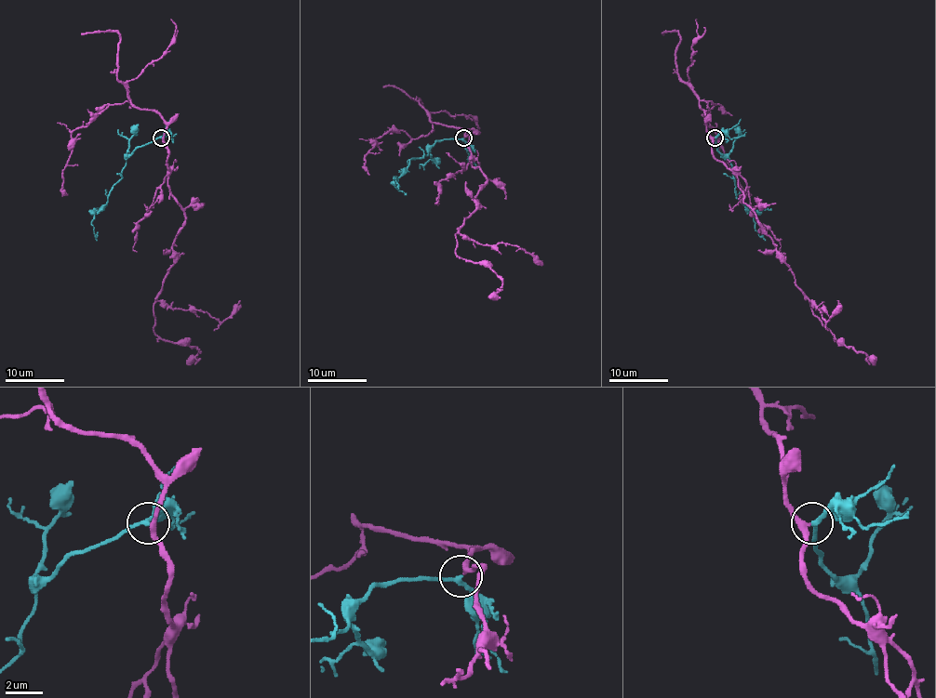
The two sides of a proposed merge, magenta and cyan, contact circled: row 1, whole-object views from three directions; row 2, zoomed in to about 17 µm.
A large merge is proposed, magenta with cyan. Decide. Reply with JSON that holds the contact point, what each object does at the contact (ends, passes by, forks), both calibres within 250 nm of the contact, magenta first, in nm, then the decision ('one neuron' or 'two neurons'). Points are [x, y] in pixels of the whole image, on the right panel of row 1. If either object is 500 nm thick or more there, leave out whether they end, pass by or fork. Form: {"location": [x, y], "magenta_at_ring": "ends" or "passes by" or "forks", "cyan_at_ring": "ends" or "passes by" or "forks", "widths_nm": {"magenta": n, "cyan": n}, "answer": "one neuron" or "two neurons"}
{"location": [715, 138], "magenta_at_ring": "passes by", "cyan_at_ring": "passes by", "widths_nm": {"magenta": 280, "cyan": 200}, "answer": "one neuron"}

